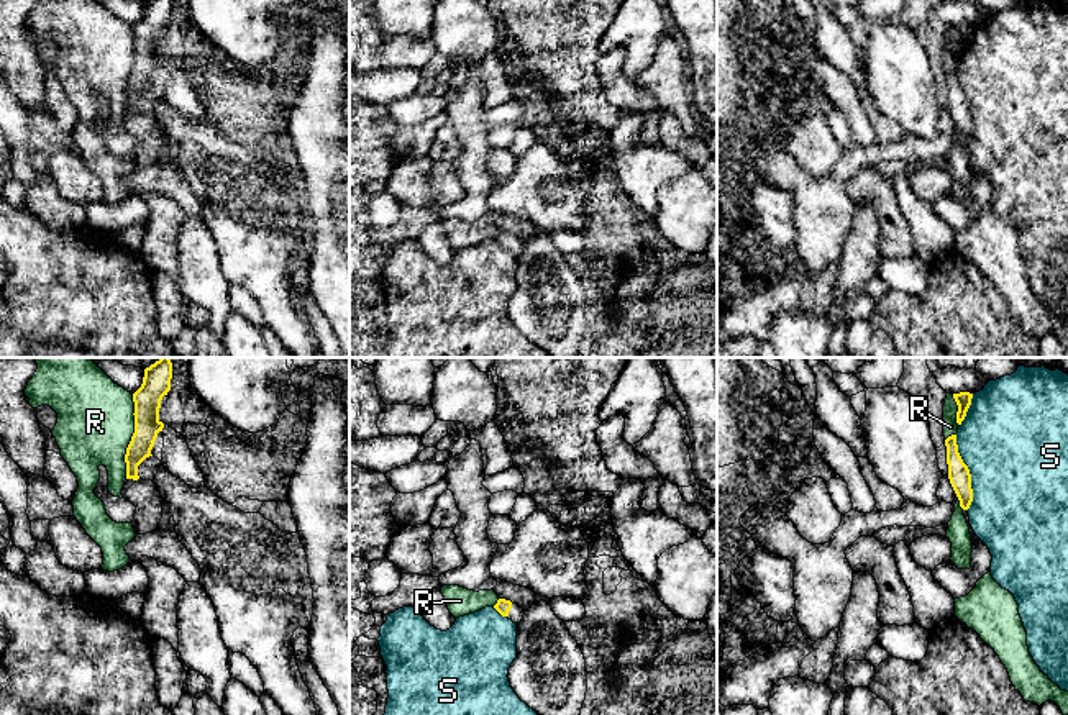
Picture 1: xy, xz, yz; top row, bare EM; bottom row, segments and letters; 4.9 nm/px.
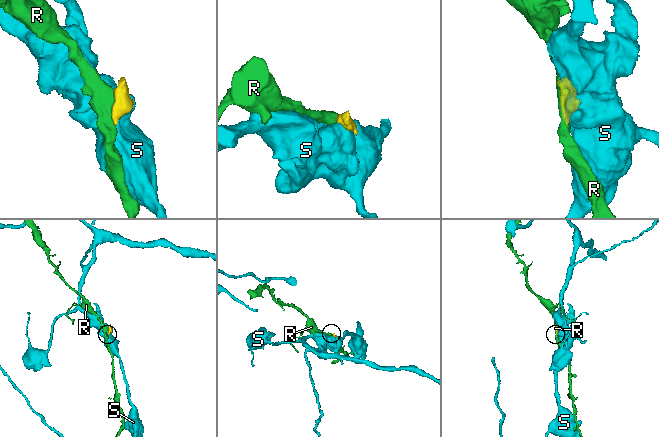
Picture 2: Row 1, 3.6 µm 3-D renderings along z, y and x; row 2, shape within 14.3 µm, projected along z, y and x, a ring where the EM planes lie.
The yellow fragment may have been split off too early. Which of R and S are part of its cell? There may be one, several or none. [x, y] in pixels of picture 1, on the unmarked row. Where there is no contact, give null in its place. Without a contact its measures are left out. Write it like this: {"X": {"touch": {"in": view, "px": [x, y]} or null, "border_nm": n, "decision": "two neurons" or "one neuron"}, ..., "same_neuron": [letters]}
{"R": {"touch": {"in": "xy", "px": [132, 69]}, "border_nm": 420, "decision": "two neurons"}, "S": {"touch": {"in": "yz", "px": [968, 105]}, "border_nm": 380, "decision": "two neurons"}, "same_neuron": []}

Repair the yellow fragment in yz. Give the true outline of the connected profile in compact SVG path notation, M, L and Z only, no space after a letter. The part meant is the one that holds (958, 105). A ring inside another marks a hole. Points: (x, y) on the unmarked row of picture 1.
M956 67L948 69L945 72L945 79L947 79L948 112L960 133L960 139L963 141L963 148L966 151L971 166L973 174L971 179L974 182L979 175L979 171L974 167L968 149L968 141L973 134L971 107L958 85Z

